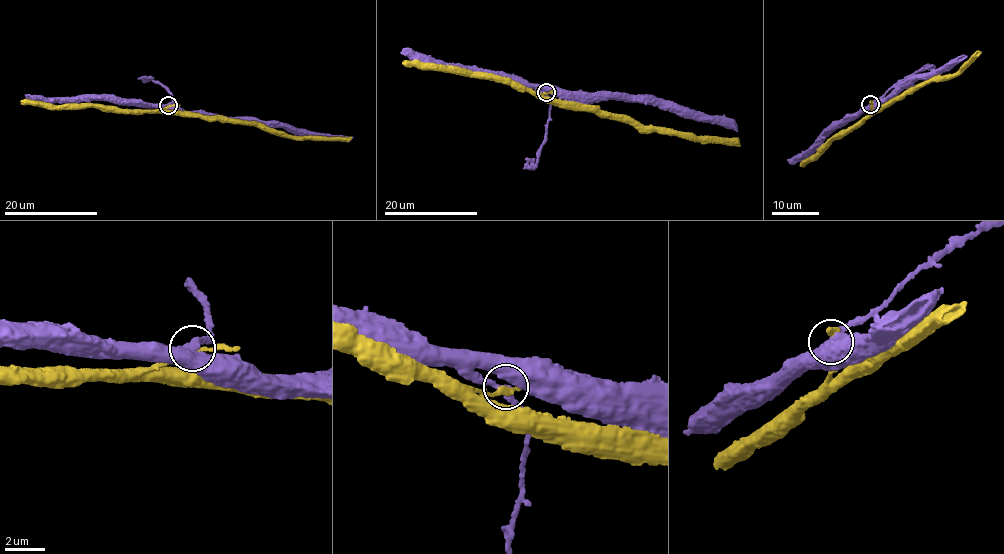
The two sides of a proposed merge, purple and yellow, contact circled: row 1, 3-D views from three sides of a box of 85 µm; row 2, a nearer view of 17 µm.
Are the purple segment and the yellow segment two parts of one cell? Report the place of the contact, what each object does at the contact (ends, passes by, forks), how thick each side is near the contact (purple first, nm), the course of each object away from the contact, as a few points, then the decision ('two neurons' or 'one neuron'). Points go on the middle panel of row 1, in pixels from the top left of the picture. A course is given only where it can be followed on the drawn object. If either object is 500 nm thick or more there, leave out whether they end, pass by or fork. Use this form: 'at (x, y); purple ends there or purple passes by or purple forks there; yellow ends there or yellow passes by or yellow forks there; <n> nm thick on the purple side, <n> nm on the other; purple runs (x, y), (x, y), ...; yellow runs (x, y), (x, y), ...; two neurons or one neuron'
at (546, 92); purple passes by; yellow passes by; 320 nm thick on the purple side, 280 nm on the other; purple runs (545, 92), (654, 104), (687, 116), (718, 120), (737, 131); yellow runs (545, 93), (540, 95), (627, 116), (641, 125), (691, 137), (737, 144), (739, 142); two neurons

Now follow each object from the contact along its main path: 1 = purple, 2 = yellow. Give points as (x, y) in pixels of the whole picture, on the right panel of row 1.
1: (870, 105), (879, 103), (915, 79), (966, 56)
2: (871, 105), (873, 111), (918, 86), (958, 71), (978, 54), (977, 50)

